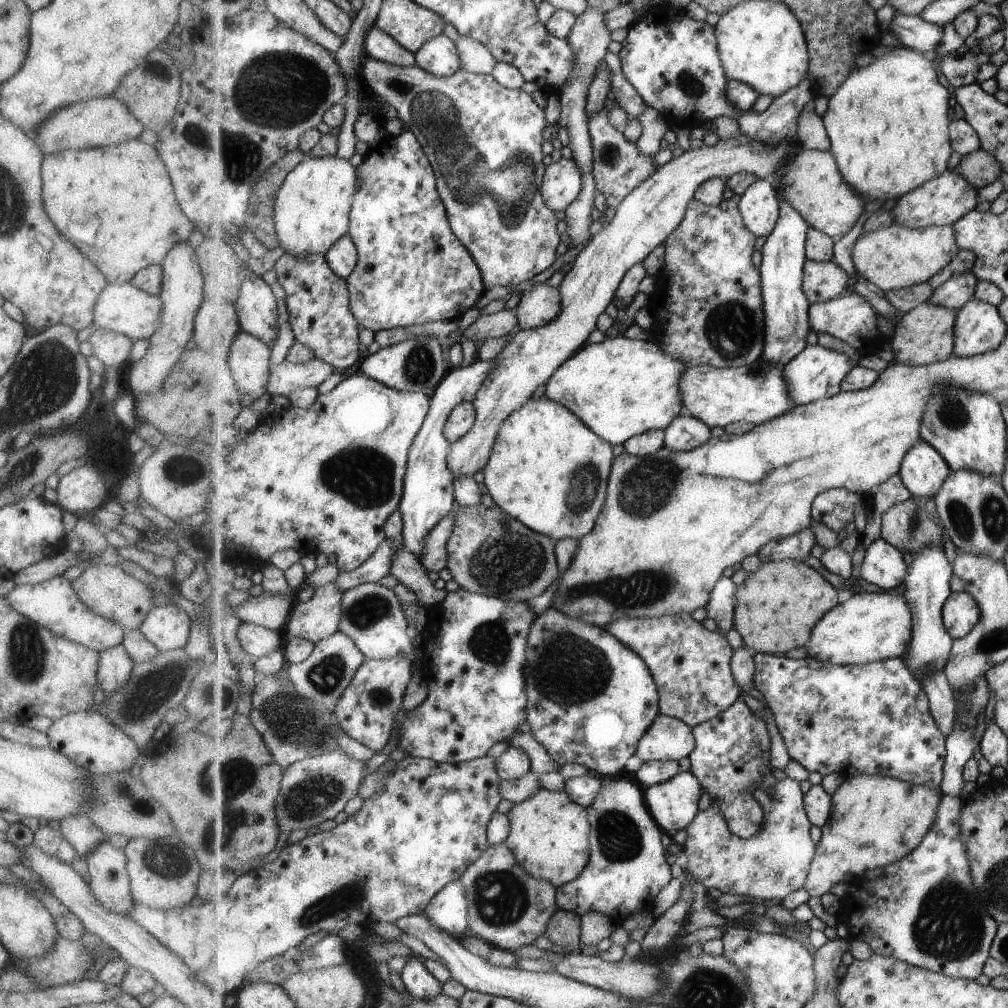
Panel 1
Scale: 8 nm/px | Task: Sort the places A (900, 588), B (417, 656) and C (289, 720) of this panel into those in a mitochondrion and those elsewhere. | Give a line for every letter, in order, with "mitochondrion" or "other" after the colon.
A: other
B: other
C: mitochondrion

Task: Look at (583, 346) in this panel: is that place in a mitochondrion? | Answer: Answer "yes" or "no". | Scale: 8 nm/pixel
no

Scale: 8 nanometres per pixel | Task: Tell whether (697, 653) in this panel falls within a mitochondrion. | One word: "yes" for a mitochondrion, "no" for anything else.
no

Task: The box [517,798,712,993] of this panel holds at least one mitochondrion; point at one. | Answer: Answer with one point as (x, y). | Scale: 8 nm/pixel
(617, 843)

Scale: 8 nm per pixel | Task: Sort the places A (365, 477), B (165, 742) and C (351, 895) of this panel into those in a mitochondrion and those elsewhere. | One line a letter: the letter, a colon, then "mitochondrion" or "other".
A: mitochondrion
B: other
C: mitochondrion

